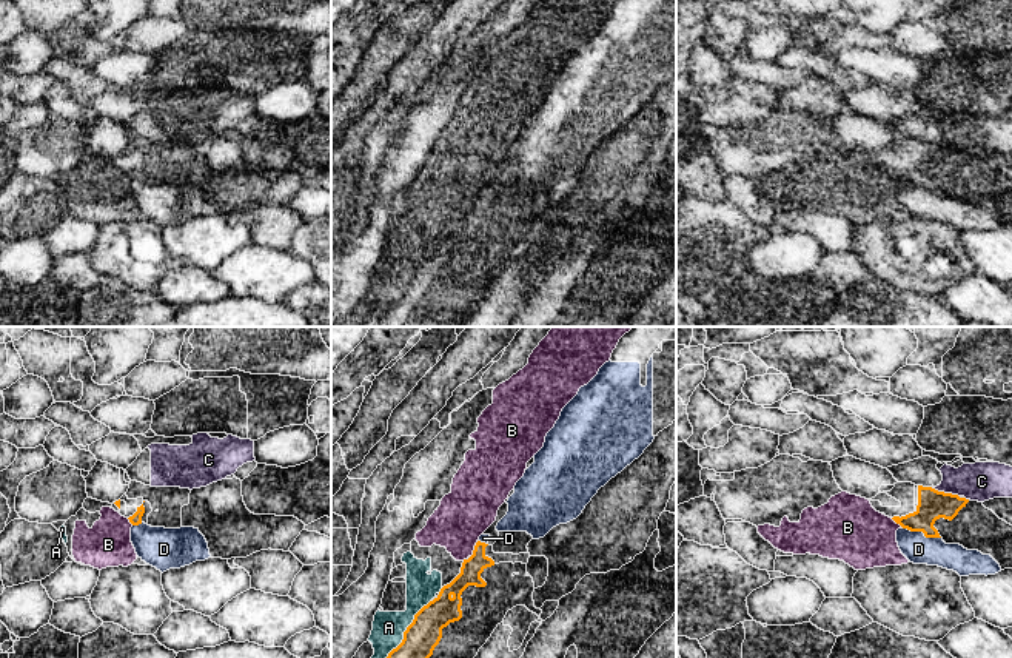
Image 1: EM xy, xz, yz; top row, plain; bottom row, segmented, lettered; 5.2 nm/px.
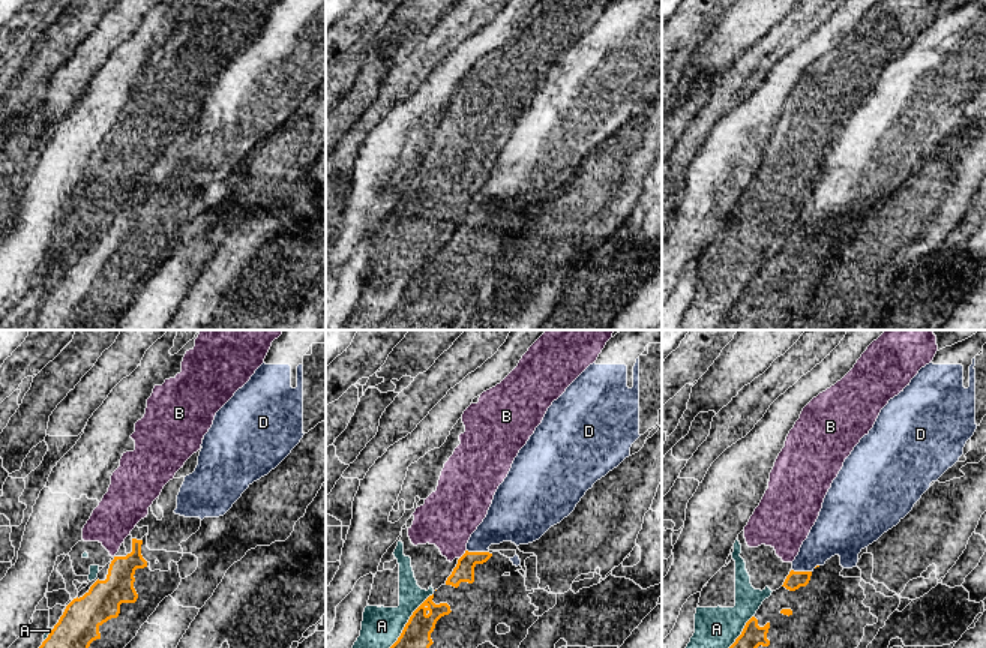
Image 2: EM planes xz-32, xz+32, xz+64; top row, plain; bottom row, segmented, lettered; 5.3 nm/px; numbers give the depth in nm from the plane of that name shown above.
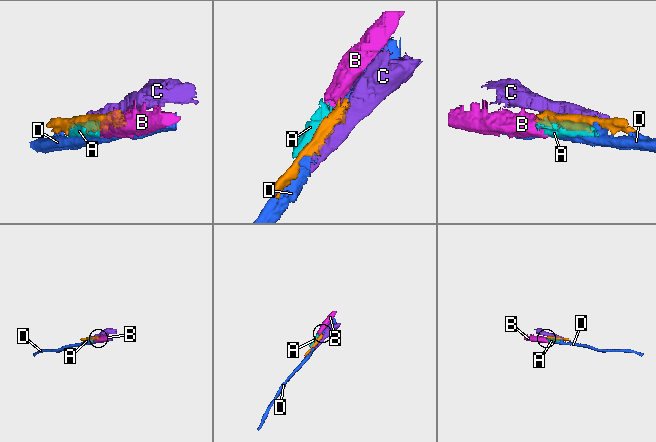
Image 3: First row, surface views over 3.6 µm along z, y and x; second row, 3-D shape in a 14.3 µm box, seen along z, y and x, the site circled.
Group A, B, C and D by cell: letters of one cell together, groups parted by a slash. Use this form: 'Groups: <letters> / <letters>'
Groups: A B / C / D

